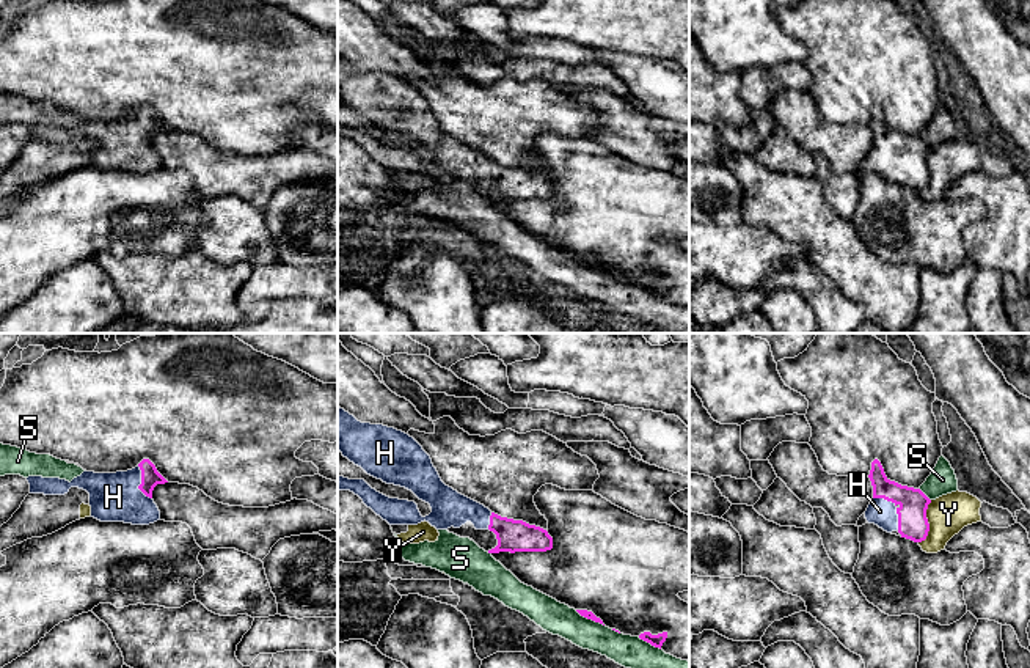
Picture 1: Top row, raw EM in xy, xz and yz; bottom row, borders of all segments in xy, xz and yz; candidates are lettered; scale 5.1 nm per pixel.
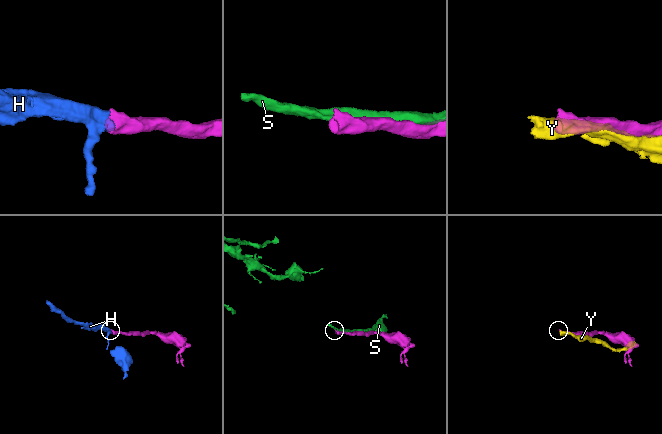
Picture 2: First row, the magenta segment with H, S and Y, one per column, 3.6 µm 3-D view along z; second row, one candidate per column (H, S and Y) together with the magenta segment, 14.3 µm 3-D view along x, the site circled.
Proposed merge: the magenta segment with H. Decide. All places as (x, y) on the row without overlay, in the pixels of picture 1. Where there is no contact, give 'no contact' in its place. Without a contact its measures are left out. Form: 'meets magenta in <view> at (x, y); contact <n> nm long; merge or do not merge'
meets magenta in yz at (897, 156); contact 220 nm long; merge

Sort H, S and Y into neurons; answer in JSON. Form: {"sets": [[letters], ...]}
{"sets": [["H"], ["S"], ["Y"]]}

